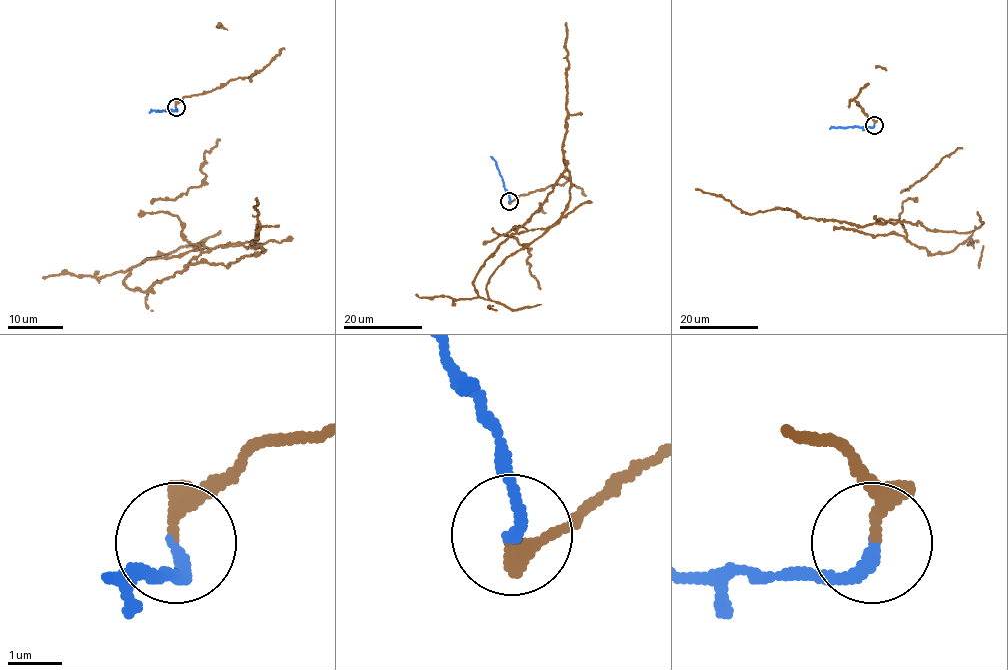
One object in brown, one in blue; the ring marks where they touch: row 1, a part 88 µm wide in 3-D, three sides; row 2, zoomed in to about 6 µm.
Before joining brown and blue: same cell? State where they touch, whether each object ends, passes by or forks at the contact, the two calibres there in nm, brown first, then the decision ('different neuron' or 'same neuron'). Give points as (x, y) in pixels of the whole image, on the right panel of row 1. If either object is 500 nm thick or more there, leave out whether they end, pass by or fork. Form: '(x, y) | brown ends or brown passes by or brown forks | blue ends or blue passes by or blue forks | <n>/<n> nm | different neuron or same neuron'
(874, 125) | brown passes by | blue ends | 180/240 nm | same neuron

